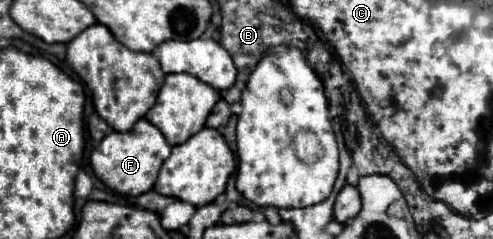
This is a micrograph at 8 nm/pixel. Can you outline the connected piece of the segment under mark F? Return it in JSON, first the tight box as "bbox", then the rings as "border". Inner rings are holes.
{"bbox":[90,118,172,196],"border":[[[146,118],[138,120],[136,126],[130,132],[110,132],[100,146],[92,152],[90,156],[90,164],[94,174],[112,190],[120,192],[120,194],[128,194],[128,196],[138,196],[144,194],[148,190],[152,190],[156,178],[158,178],[158,170],[162,166],[162,162],[170,156],[172,146],[166,142],[164,134],[150,124]]]}

